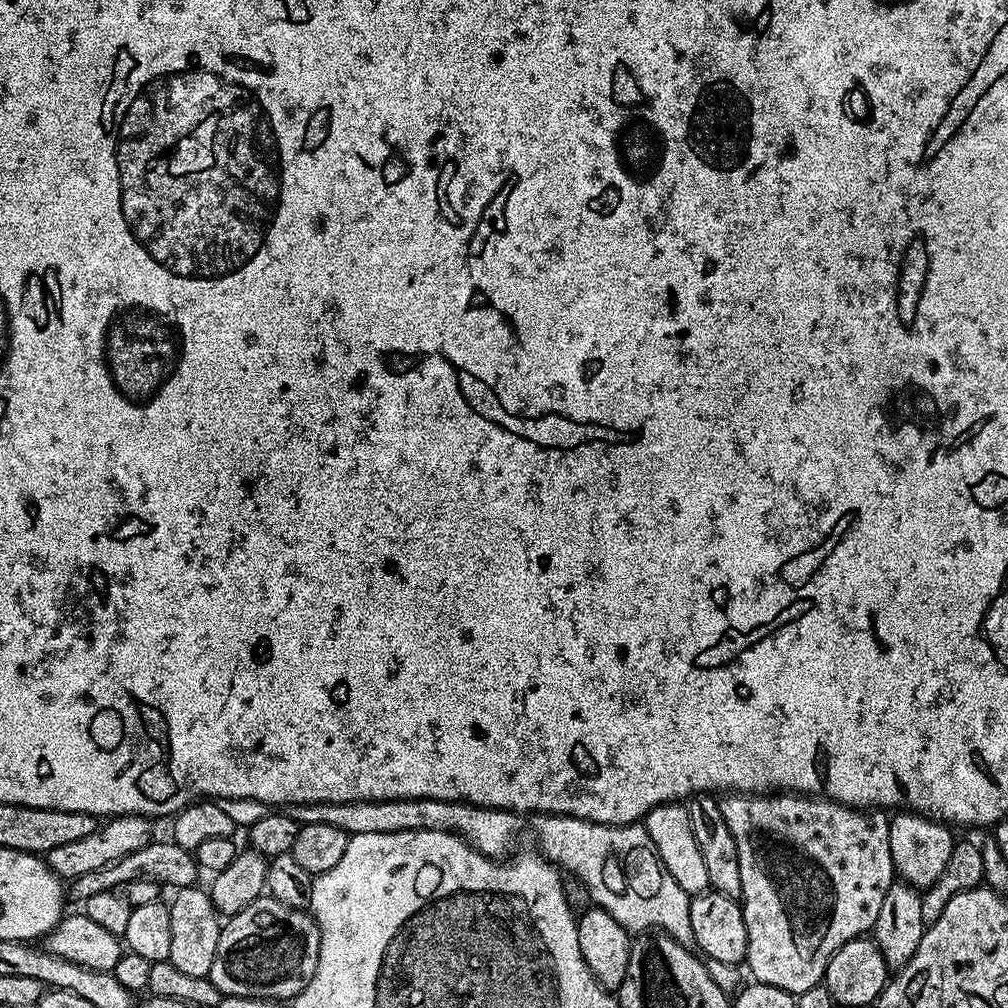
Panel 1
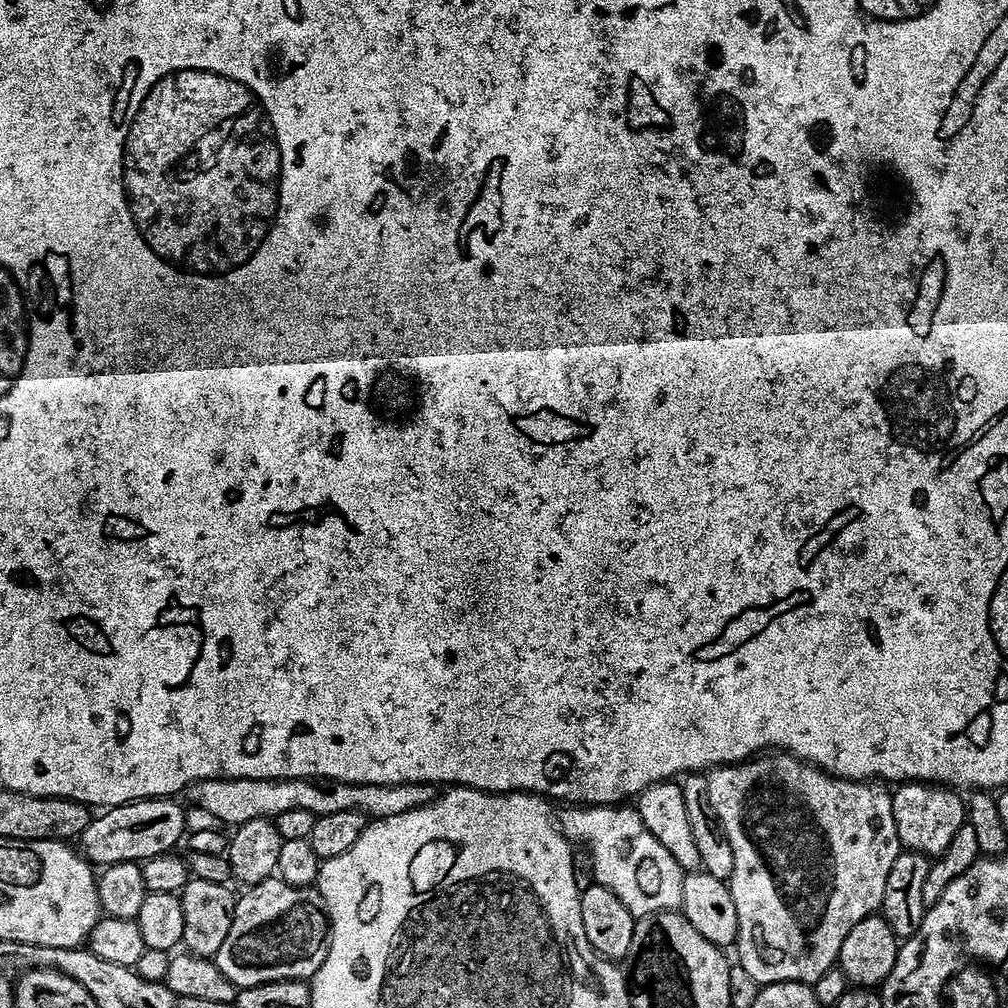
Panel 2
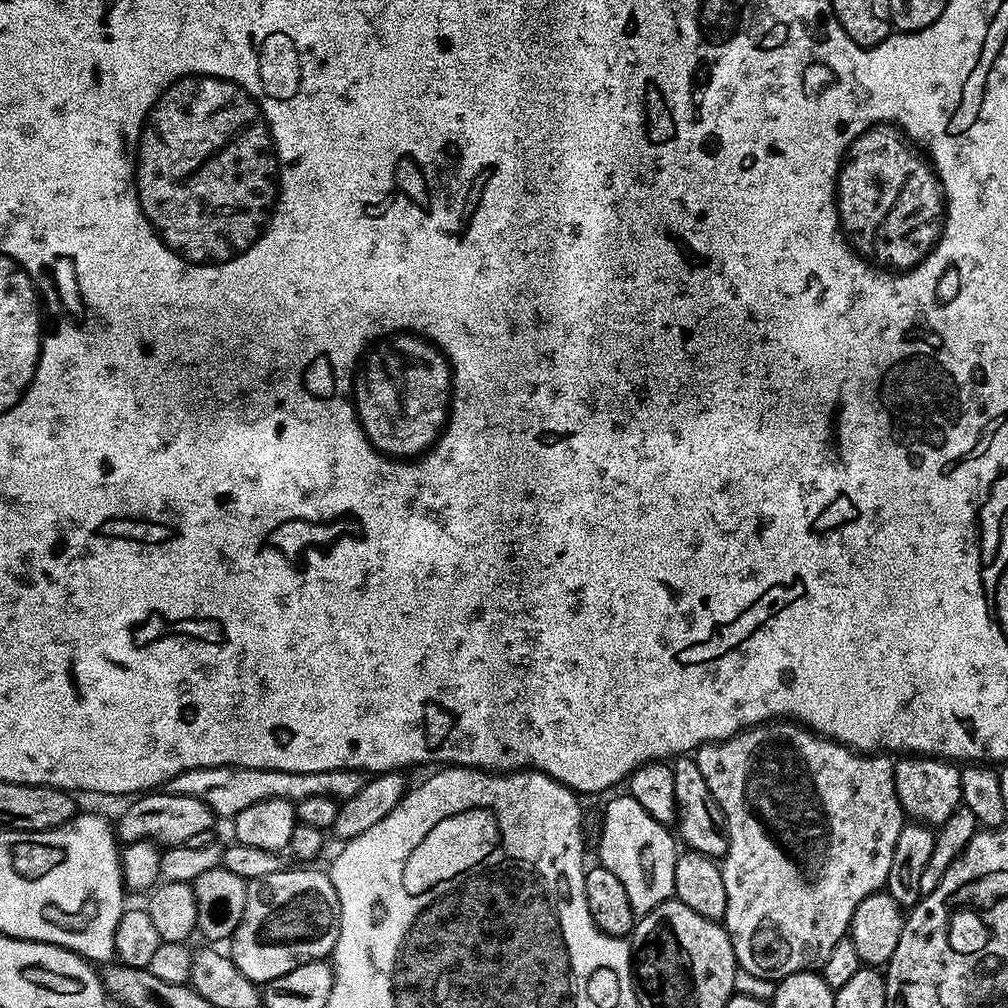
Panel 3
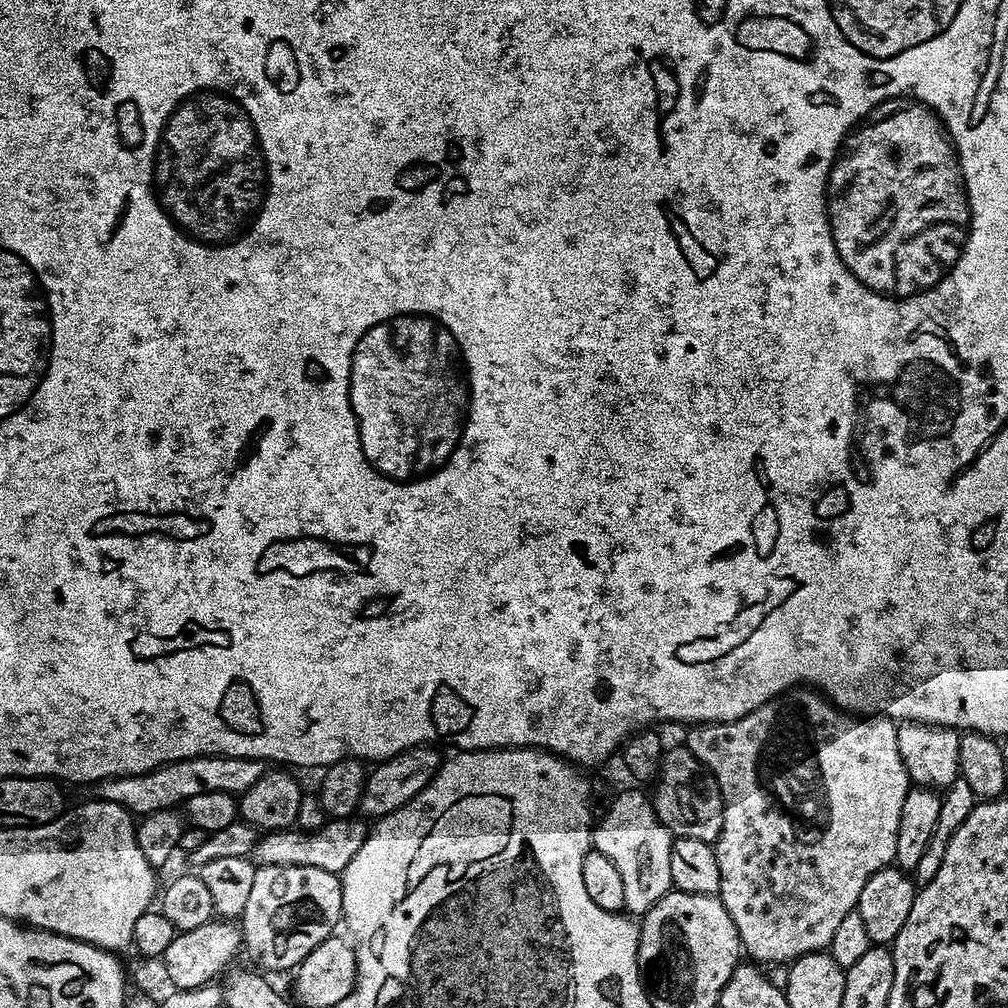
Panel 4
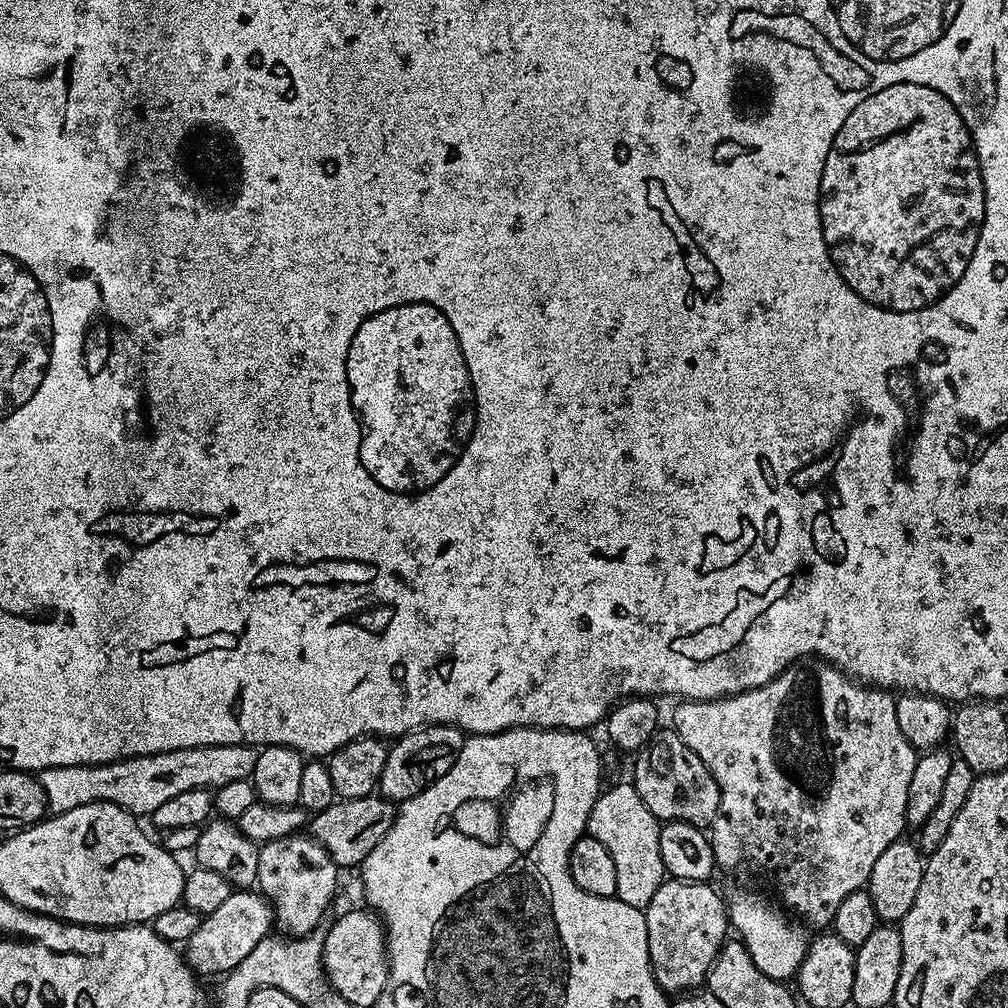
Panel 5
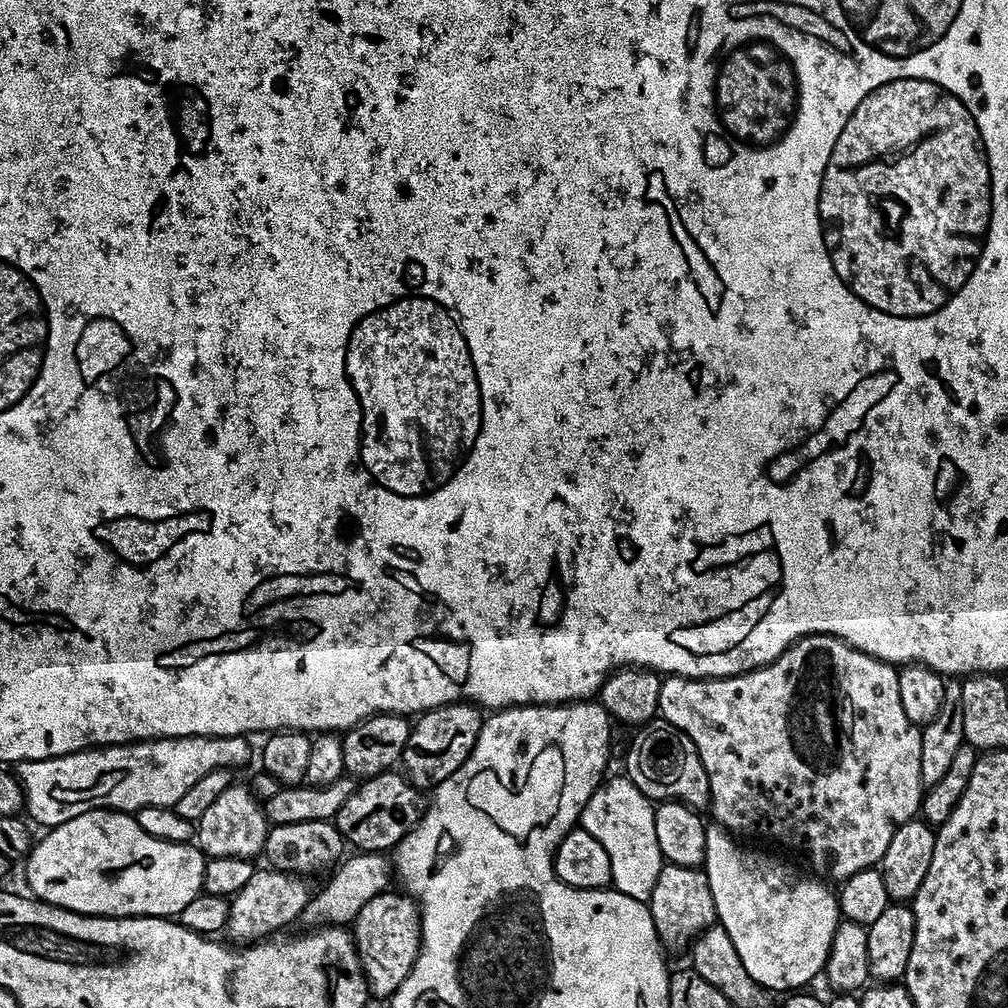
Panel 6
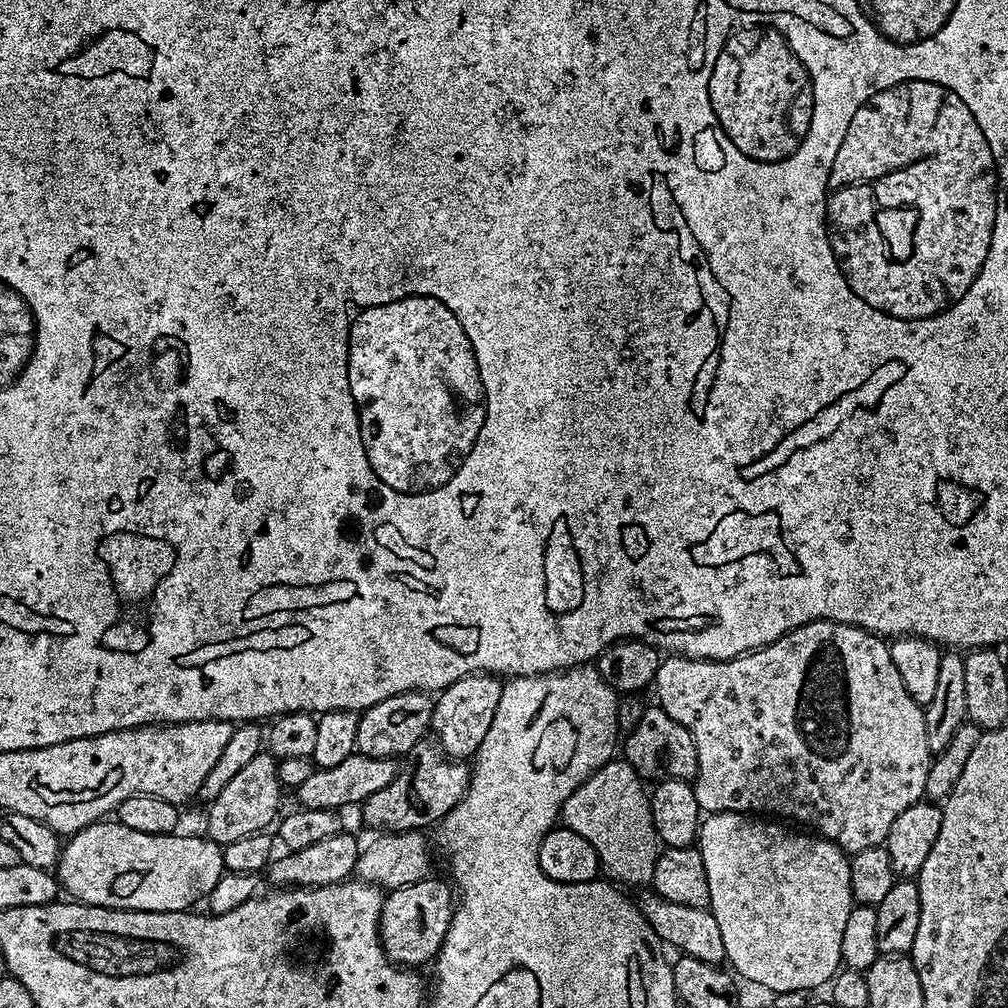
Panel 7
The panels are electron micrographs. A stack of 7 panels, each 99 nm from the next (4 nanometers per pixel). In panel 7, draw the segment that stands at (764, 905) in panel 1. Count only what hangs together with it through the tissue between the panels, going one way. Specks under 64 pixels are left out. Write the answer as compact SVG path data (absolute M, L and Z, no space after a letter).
M815 620L801 628L793 628L764 648L735 656L732 660L692 660L689 656L679 654L665 655L656 671L654 689L660 699L657 700L659 707L670 714L674 722L681 724L696 743L698 770L692 789L694 798L698 798L701 813L743 812L759 814L764 818L779 818L784 822L797 820L800 823L797 825L815 830L823 839L831 840L849 854L881 847L888 839L890 826L894 826L894 818L898 818L902 810L925 799L926 774L930 763L924 708L914 702L906 686L902 686L902 674L898 674L898 666L894 666L894 658L890 658L888 646L889 641L885 637L868 632L865 628L833 620Z

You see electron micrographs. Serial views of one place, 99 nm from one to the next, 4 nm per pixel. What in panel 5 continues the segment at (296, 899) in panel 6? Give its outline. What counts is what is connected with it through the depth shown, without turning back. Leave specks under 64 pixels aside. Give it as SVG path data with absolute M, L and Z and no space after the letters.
M234 890L218 910L201 919L198 930L186 941L186 959L193 972L204 976L228 973L238 966L258 942L274 928L272 906L256 890Z

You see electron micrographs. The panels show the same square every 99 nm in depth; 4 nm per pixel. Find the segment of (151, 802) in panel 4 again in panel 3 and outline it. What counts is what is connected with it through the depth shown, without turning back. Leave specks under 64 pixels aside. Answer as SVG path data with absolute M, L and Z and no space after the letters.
M214 766L186 770L168 781L167 791L198 798L217 817L234 818L246 810L246 806L254 806L254 802L266 802L266 798L282 798L283 800L305 800L311 796L331 796L337 802L354 798L358 790L362 790L365 773L354 768L342 770L326 770L325 772L287 772L286 770L258 770L257 768L231 768L230 766Z

